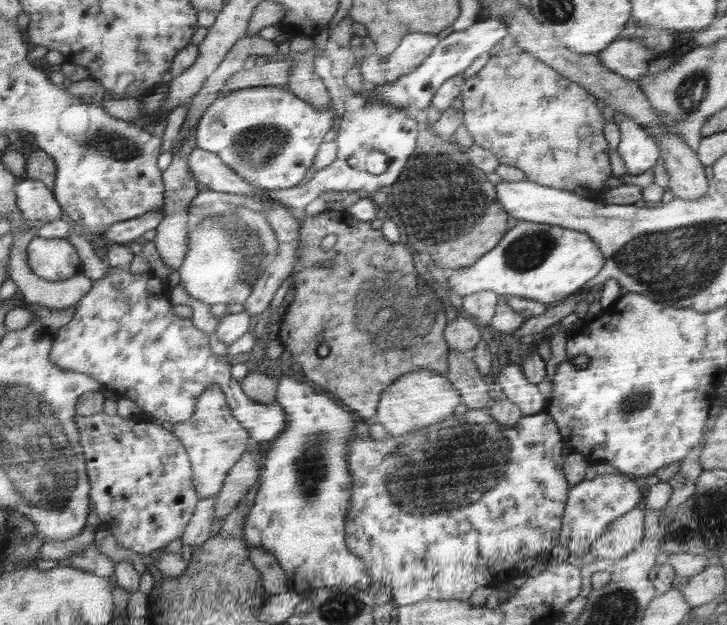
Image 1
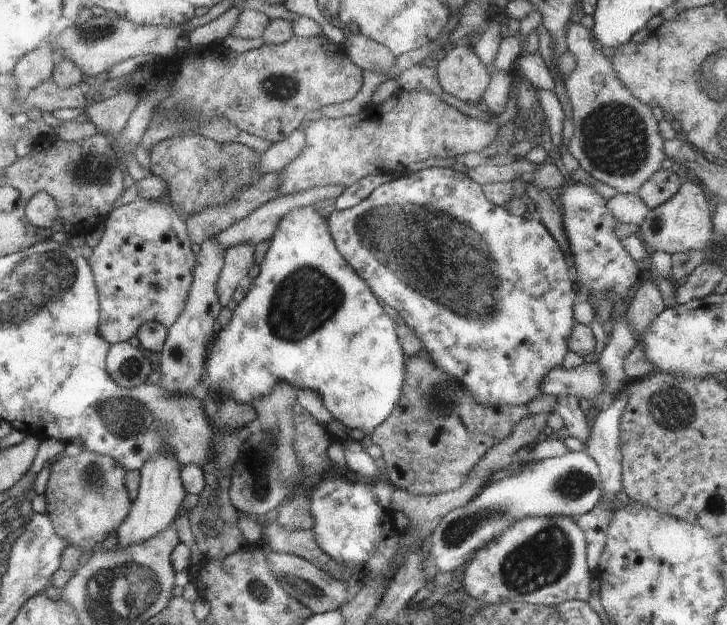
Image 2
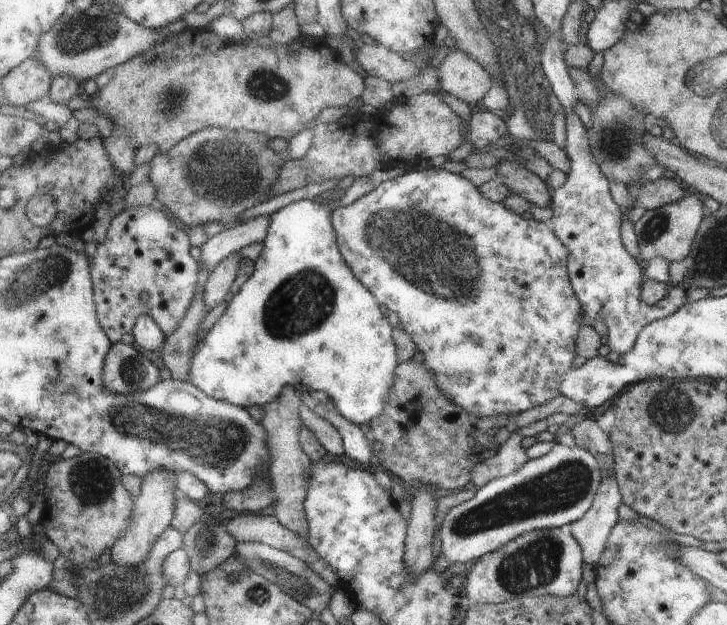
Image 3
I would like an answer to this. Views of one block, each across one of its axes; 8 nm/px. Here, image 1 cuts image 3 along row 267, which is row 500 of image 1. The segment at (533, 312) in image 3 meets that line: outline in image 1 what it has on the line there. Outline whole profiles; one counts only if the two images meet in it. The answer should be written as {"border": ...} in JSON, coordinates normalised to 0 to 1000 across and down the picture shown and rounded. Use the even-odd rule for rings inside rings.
{"border":[[[644,654],[637,664],[622,662],[620,667],[611,669],[608,675],[585,682],[583,688],[578,688],[578,691],[572,688],[567,694],[545,698],[545,701],[536,701],[531,706],[514,704],[512,699],[490,694],[490,704],[484,706],[483,723],[479,723],[484,755],[484,792],[481,792],[481,810],[476,821],[476,837],[473,837],[476,875],[483,886],[492,888],[498,894],[506,920],[510,925],[517,925],[517,931],[525,931],[536,941],[542,941],[542,934],[545,934],[545,941],[553,941],[553,957],[547,957],[550,970],[553,970],[553,963],[565,968],[569,963],[593,962],[594,958],[641,962],[651,958],[652,947],[659,941],[682,941],[684,938],[677,938],[677,934],[702,928],[702,922],[707,926],[713,918],[717,922],[728,920],[751,904],[751,896],[757,890],[757,877],[765,874],[770,842],[774,842],[774,822],[780,813],[781,771],[779,771],[779,755],[773,755],[770,720],[773,720],[773,696],[769,693],[763,670],[751,658],[719,666],[707,682],[699,682],[677,669],[673,654]]]}

